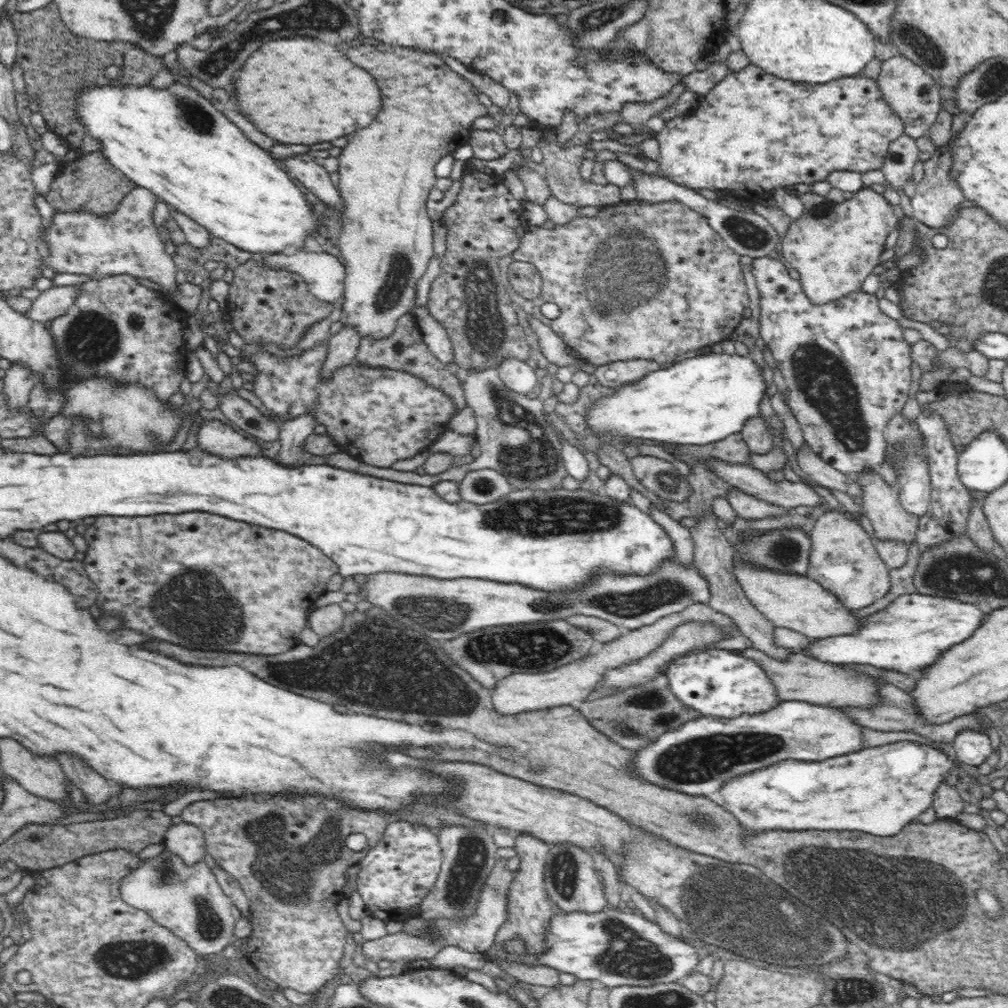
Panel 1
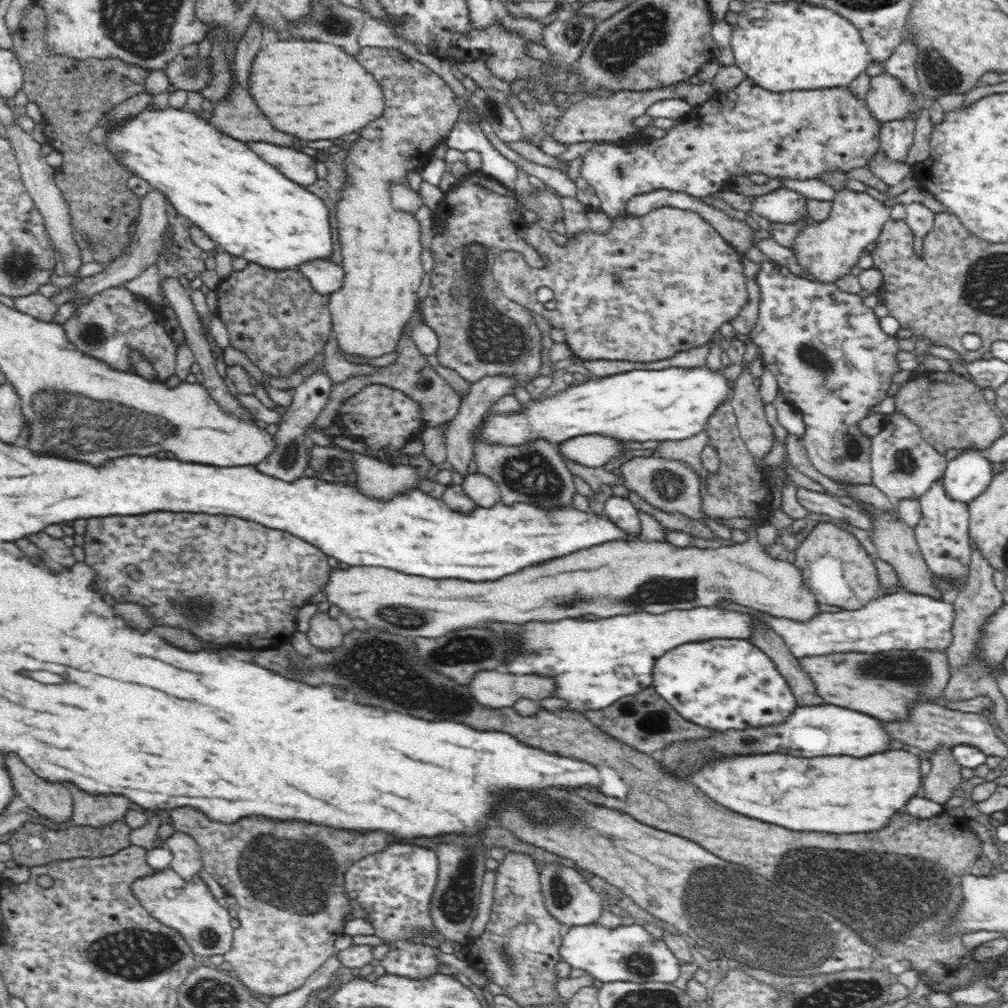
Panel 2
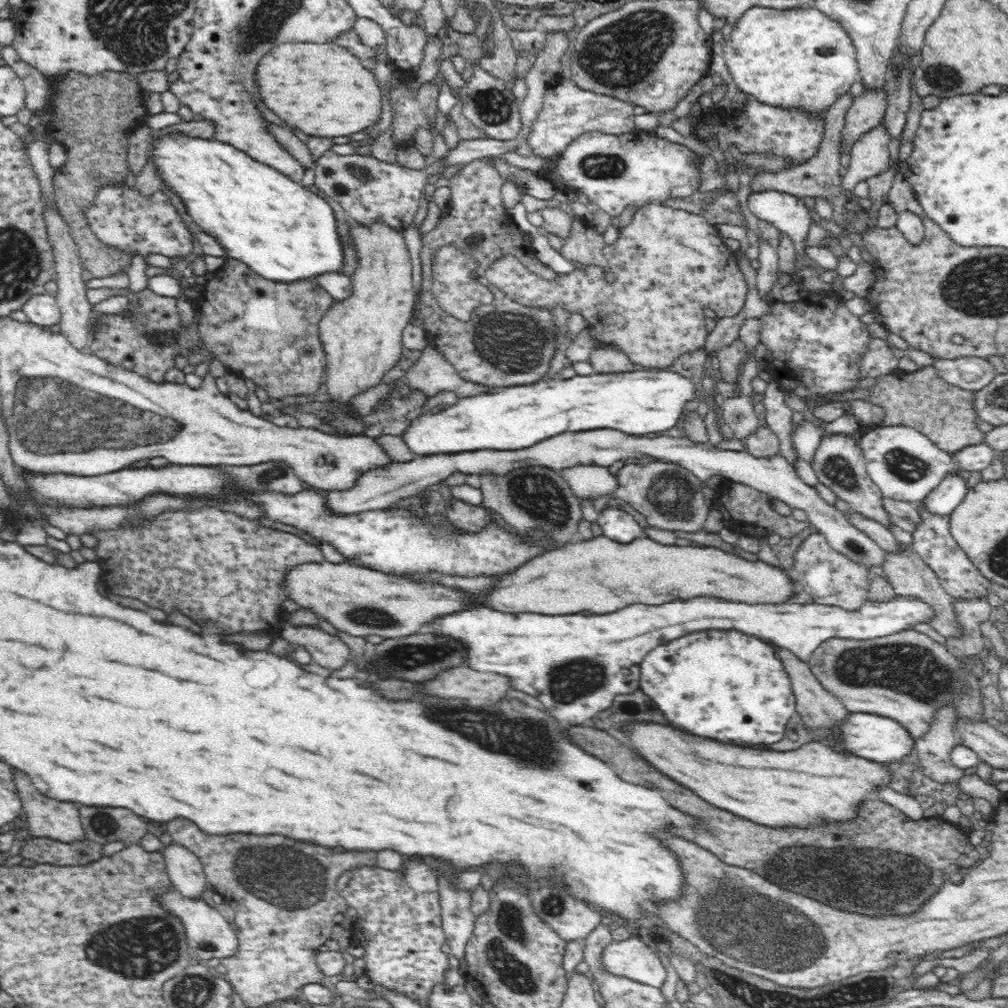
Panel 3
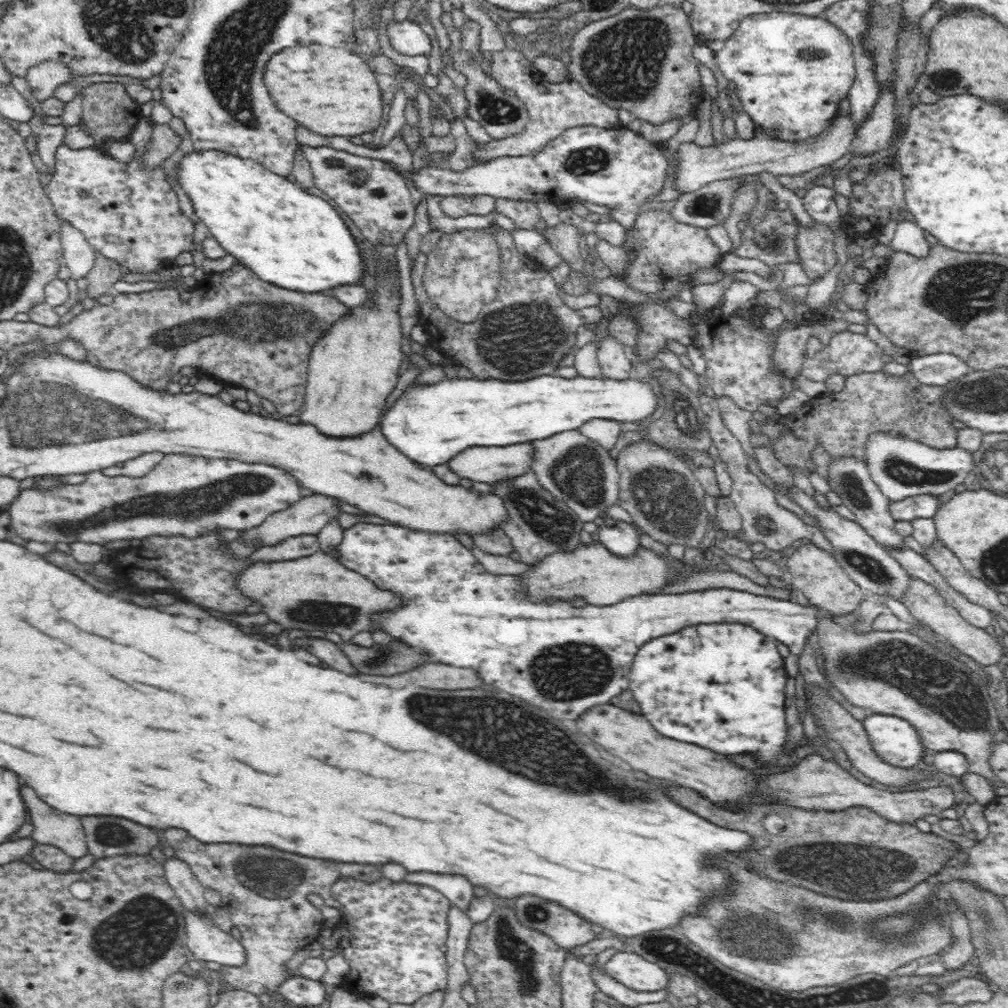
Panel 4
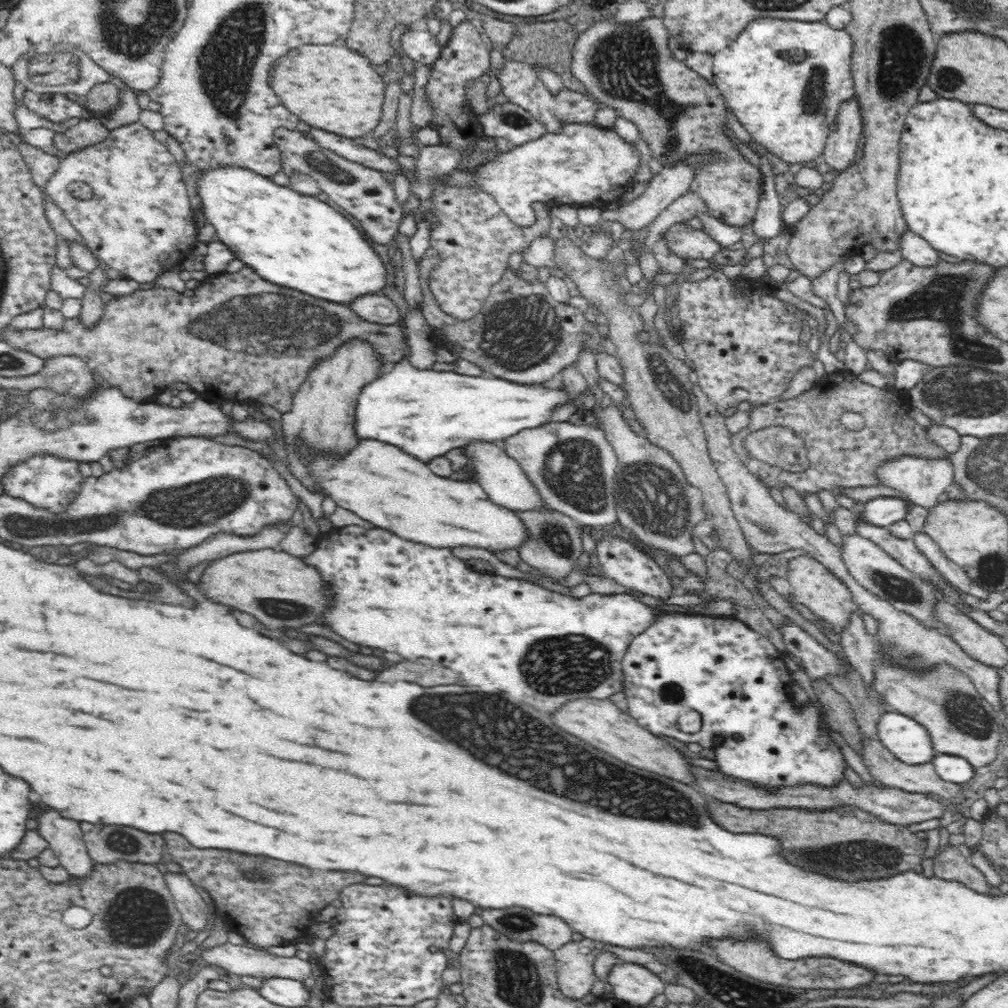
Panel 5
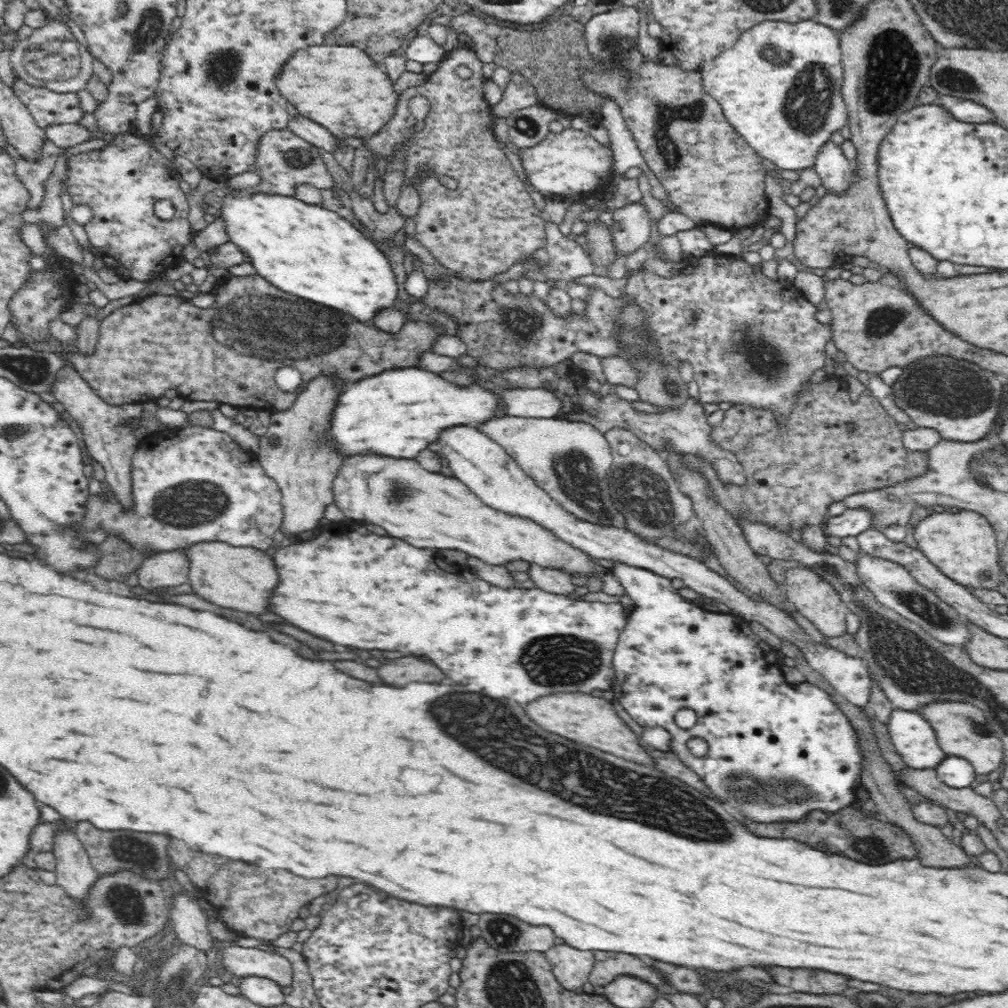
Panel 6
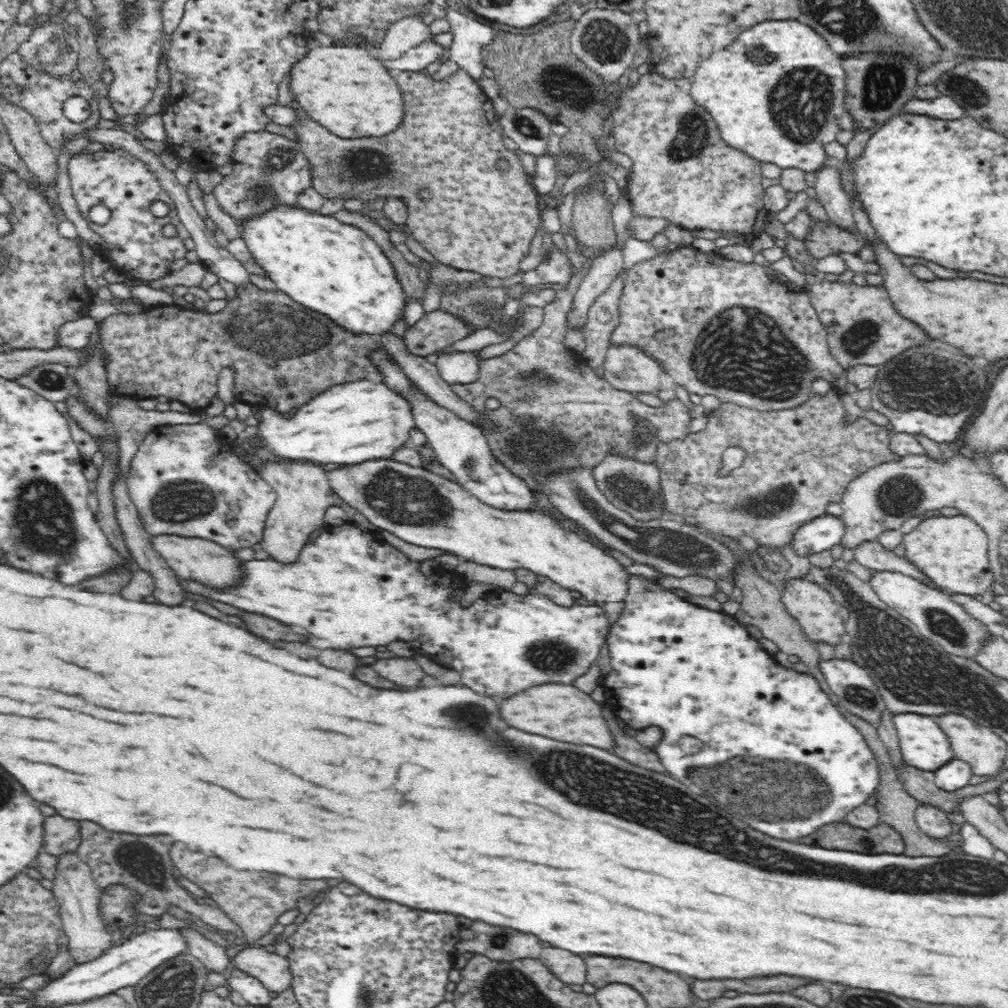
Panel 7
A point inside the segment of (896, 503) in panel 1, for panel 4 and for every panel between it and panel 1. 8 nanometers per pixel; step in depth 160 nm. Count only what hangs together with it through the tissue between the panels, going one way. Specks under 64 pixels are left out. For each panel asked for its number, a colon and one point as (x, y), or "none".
2: (895, 541)
3: (909, 575)
4: (924, 602)

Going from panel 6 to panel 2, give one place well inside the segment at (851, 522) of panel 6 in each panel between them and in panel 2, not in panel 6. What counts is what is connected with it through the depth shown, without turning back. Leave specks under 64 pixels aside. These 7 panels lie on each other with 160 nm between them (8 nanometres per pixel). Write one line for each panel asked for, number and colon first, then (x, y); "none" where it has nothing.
2: (967, 475)
3: (951, 490)
4: (926, 505)
5: (884, 511)

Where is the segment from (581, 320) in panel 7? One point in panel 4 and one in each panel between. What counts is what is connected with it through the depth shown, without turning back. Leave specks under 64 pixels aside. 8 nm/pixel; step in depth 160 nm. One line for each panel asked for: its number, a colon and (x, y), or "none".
4: (738, 158)
5: (673, 182)
6: (631, 225)

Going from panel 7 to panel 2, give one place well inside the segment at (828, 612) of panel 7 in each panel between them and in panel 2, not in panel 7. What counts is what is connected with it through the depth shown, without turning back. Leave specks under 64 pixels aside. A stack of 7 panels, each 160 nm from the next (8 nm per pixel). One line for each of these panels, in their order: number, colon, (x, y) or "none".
2: (839, 572)
3: (830, 577)
4: (815, 572)
5: (814, 586)
6: (814, 597)

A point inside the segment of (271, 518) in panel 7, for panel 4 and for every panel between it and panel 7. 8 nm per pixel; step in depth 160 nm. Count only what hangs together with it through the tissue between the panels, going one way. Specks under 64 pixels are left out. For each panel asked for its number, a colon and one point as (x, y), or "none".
4: (355, 365)
5: (321, 414)
6: (304, 476)

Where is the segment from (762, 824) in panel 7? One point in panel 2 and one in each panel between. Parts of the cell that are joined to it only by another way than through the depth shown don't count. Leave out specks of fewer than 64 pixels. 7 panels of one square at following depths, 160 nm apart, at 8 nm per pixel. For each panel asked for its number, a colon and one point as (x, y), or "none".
2: (726, 684)
3: (728, 686)
4: (719, 686)
5: (721, 668)
6: (775, 752)

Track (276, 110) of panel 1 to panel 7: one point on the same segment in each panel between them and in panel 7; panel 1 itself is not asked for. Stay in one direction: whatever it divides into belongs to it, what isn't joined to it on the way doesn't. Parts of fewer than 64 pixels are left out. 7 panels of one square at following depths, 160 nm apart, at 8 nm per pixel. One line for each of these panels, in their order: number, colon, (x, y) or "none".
2: (314, 91)
3: (322, 88)
4: (317, 96)
5: (330, 87)
6: (340, 87)
7: (343, 84)

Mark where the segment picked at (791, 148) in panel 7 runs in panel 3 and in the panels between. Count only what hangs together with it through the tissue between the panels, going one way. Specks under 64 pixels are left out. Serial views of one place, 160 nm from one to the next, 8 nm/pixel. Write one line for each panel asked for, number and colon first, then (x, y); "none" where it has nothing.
3: (800, 58)
4: (791, 71)
5: (762, 75)
6: (785, 121)

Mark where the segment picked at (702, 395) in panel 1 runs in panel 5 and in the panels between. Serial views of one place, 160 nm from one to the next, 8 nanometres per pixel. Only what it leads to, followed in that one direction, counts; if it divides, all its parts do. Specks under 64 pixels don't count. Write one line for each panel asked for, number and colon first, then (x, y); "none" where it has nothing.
2: (676, 403)
3: (638, 403)
4: (430, 424)
5: (426, 413)

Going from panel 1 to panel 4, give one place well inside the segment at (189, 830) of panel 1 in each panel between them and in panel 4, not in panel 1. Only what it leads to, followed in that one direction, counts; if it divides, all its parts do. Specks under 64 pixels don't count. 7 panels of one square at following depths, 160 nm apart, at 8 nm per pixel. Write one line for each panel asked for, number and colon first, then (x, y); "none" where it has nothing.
2: (187, 861)
3: (186, 872)
4: (178, 873)

